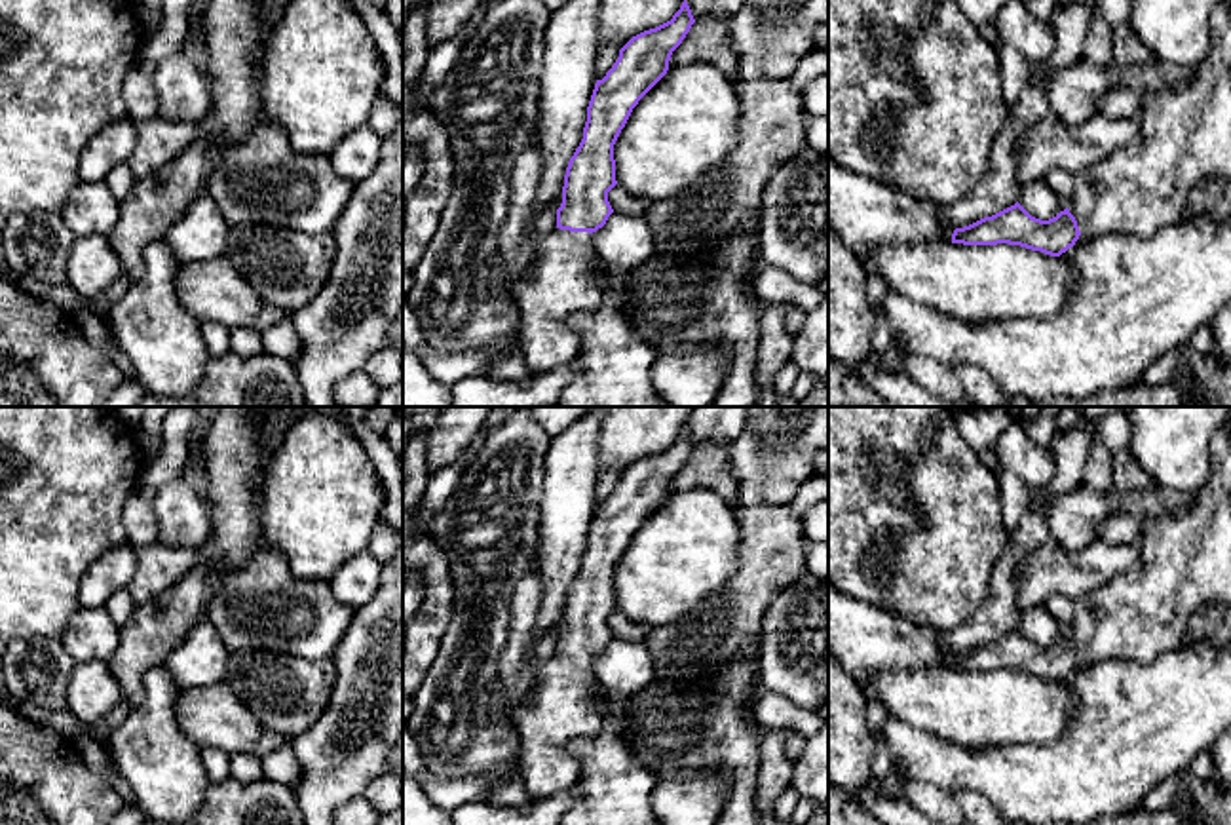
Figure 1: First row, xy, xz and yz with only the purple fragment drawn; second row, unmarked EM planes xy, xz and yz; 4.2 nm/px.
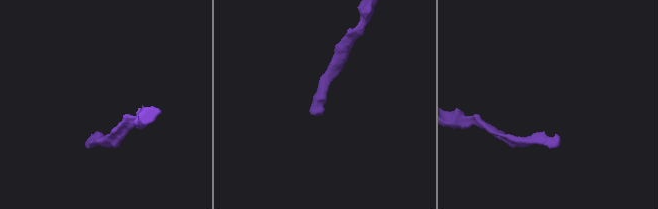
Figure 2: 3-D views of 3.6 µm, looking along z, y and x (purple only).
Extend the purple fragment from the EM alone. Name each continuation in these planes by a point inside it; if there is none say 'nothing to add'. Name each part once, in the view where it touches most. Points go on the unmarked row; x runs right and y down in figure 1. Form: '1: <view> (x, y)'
1: xz (565, 704)

